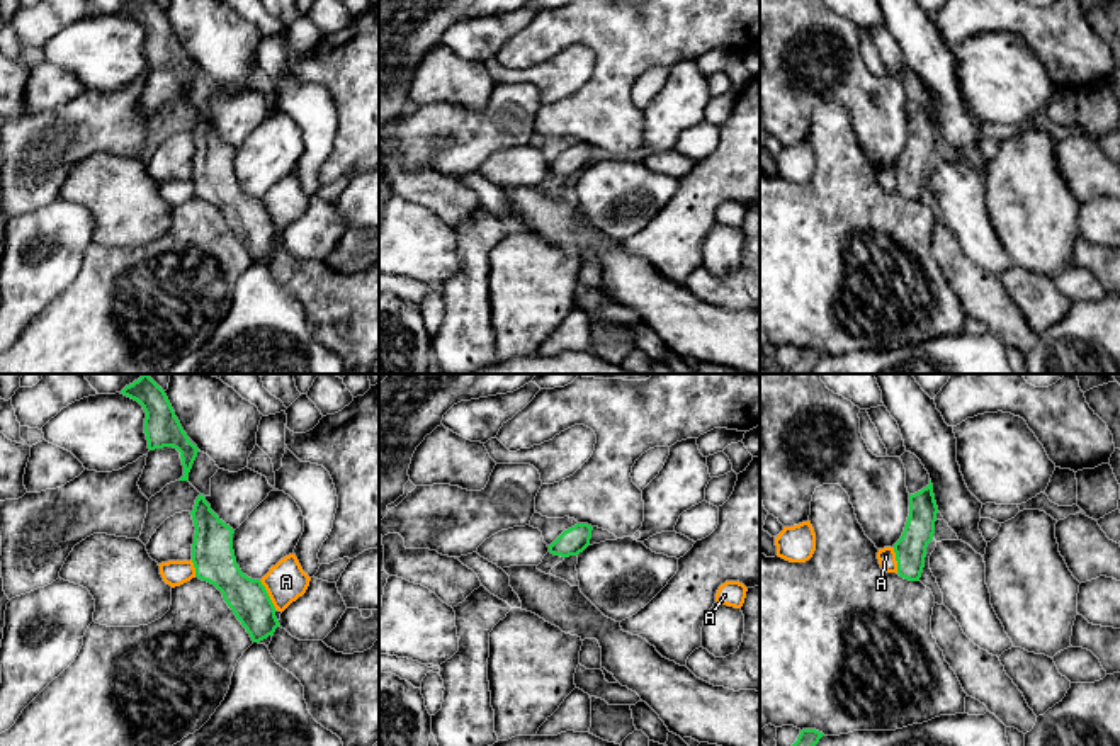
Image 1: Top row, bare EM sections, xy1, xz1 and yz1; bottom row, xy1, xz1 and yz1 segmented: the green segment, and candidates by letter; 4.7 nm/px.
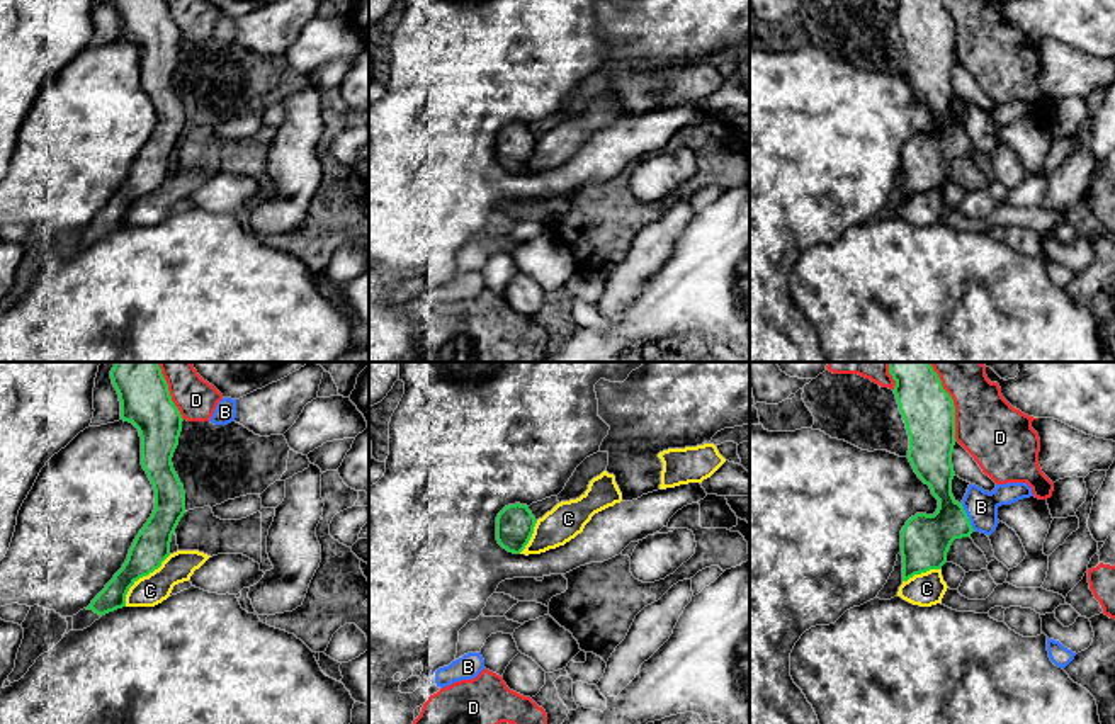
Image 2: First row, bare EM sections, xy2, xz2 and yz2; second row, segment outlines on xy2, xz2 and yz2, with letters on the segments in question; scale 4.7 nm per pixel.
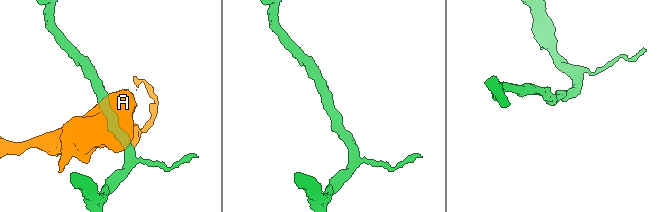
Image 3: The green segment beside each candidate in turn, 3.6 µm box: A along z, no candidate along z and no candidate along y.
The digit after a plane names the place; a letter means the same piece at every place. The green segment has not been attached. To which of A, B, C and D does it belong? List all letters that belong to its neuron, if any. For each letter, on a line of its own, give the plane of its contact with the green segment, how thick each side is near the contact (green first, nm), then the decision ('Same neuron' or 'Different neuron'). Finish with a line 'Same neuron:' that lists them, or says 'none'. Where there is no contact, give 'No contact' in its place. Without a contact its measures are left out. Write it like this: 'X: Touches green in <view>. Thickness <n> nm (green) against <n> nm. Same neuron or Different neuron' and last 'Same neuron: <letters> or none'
A: Touches green in xy1. Thickness 190 nm (green) against 190 nm. Different neuron
B: Touches green in yz2. Thickness 240 nm (green) against 160 nm. Different neuron
C: Touches green in xy2. Thickness 180 nm (green) against 150 nm. Different neuron
D: Touches green in yz2. Thickness 240 nm (green) against 320 nm. Different neuron
Same neuron: none

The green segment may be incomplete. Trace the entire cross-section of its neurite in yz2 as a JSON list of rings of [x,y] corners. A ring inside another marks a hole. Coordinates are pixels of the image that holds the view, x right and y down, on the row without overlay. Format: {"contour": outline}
{"contour": [[[896,0],[894,14],[909,54],[908,78],[938,119],[933,134],[916,133],[901,150],[903,201],[942,189],[955,158],[971,156],[971,139],[954,114],[955,25],[942,0]]]}

